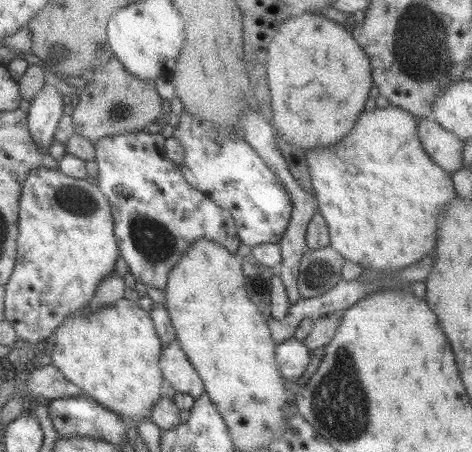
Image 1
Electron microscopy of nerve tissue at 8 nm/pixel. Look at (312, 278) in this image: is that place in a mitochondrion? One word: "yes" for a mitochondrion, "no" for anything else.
yes

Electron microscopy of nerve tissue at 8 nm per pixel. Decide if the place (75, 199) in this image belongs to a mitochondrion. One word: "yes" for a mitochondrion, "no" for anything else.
yes

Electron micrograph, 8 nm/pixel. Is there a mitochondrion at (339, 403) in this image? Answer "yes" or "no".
yes

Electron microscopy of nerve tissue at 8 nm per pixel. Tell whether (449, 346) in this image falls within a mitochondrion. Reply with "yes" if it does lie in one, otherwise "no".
no

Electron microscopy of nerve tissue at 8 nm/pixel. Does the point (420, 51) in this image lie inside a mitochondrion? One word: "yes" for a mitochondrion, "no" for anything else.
yes

